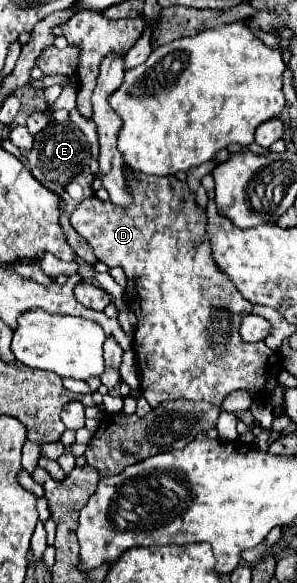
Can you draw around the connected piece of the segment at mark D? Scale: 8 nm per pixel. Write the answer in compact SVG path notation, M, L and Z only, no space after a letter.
M135 173L133 177L125 177L125 179L133 179L133 181L125 181L127 185L127 191L133 195L133 203L121 207L121 205L113 205L111 201L101 201L101 199L85 199L81 201L75 211L71 213L71 225L73 229L83 237L87 239L87 243L95 249L95 257L97 261L105 263L107 267L121 267L127 275L127 289L125 289L125 301L129 305L129 309L135 311L137 315L137 331L133 335L133 351L137 355L137 363L139 363L139 369L141 369L141 395L149 401L151 407L157 407L159 403L163 401L169 401L169 399L189 399L189 401L207 401L211 405L221 405L221 401L231 393L231 391L237 391L237 389L253 389L257 391L257 395L265 395L267 391L273 391L277 387L277 375L275 375L275 369L273 367L279 366L281 362L281 356L278 352L272 351L265 347L265 343L245 343L239 335L239 327L241 327L241 321L243 317L251 313L253 305L249 303L237 291L237 287L227 279L227 275L217 267L217 263L213 261L213 255L211 255L211 241L209 241L209 235L207 235L207 213L203 207L197 205L195 201L195 193L187 187L185 181L179 181L175 179L173 175L167 175L167 177L147 177L147 175L141 175L141 173Z

